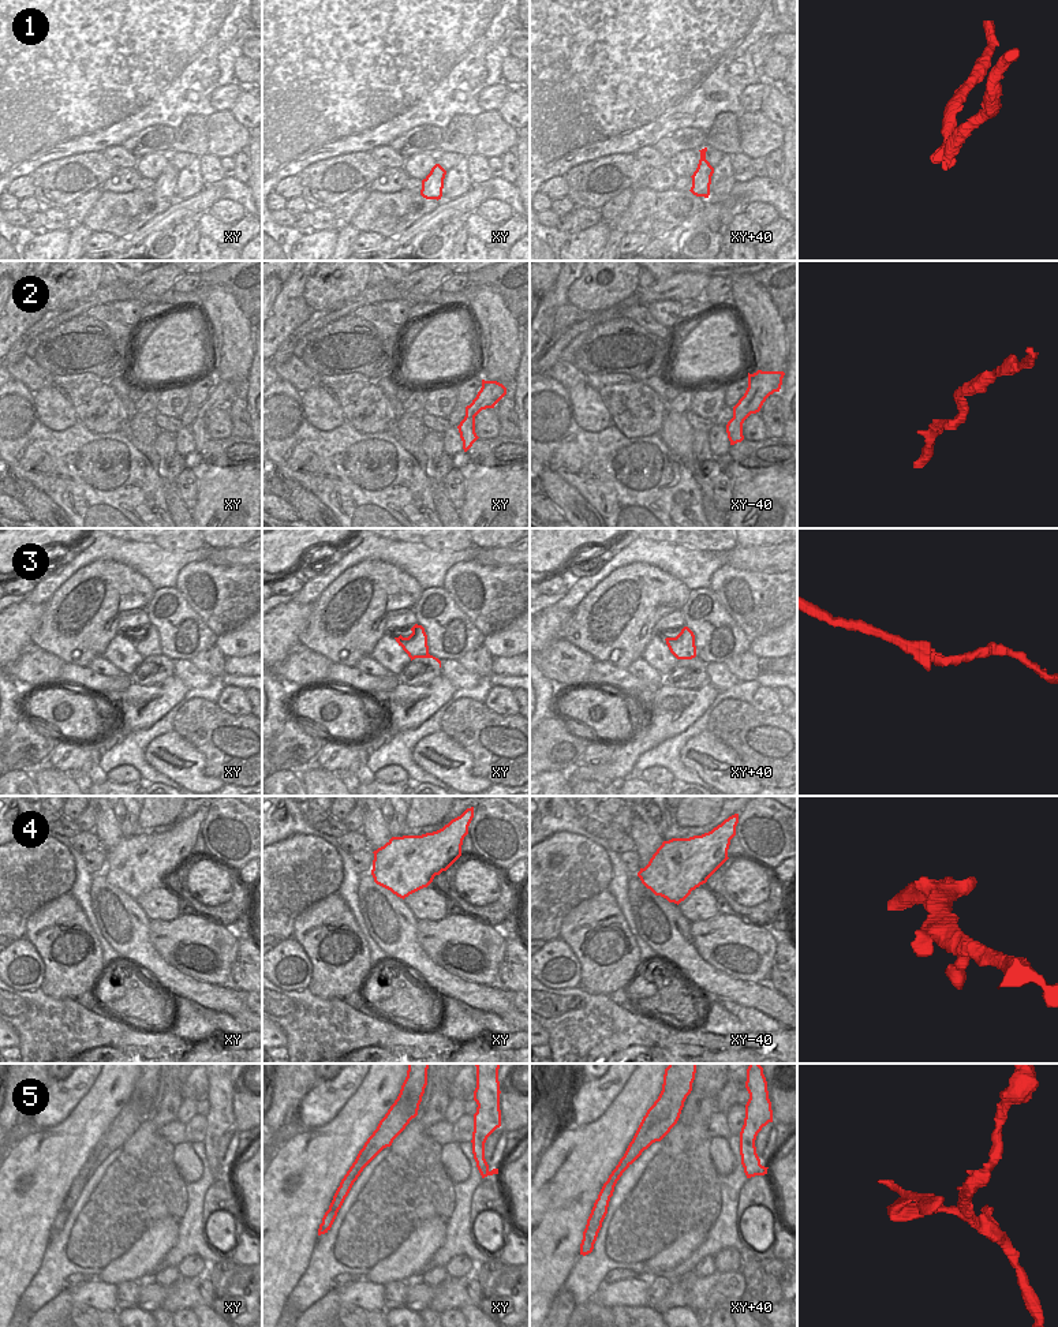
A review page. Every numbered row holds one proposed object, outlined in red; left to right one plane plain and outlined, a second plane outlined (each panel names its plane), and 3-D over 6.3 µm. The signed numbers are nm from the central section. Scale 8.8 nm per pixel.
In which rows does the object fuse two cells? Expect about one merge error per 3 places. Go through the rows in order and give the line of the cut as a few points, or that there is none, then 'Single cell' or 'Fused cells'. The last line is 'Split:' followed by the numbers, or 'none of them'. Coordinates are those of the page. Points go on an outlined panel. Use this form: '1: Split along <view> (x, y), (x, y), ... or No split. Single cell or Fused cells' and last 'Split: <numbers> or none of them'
1: Split along xy (444, 174), (433, 174), (425, 179). Fused cells
2: No split. Single cell
3: No split. Single cell
4: No split. Single cell
5: Split along xy+40 (612, 1174), (609, 1196). Fused cells
Split: 1, 5

